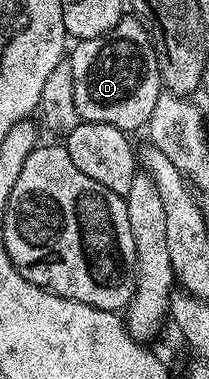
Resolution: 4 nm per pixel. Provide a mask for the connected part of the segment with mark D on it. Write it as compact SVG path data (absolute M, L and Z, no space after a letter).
M123 17L112 27L104 37L91 37L90 39L80 40L76 44L77 47L68 52L67 62L71 65L71 74L75 76L75 109L79 109L79 117L86 123L106 123L107 125L115 125L120 131L126 133L134 133L146 126L151 117L151 113L155 109L155 101L159 101L159 97L163 93L163 84L161 81L161 63L157 59L157 48L153 39L149 36L149 30L142 25L141 20L136 17Z

